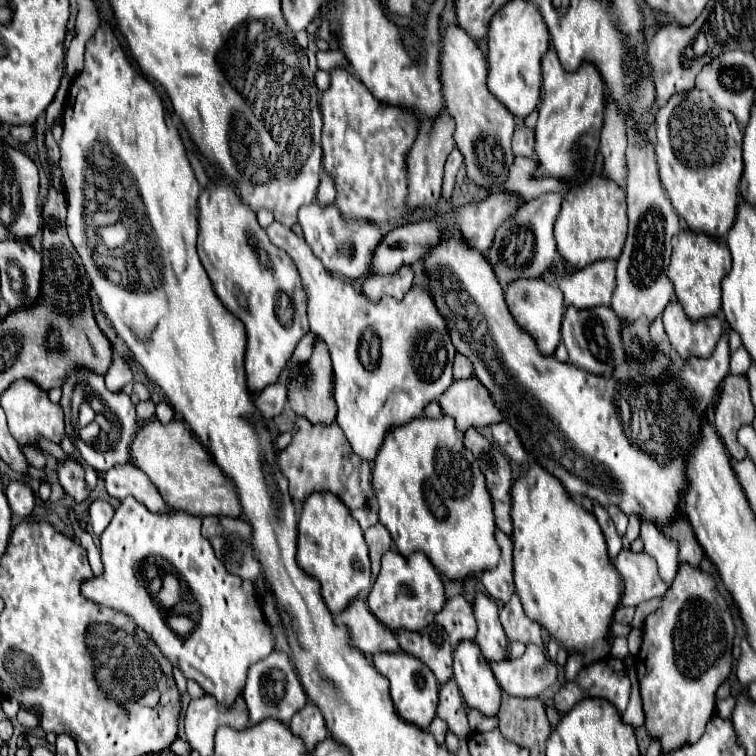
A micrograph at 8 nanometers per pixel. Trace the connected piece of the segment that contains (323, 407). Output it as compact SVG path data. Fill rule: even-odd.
M320 339L314 341L314 349L312 349L312 357L306 363L300 363L298 373L290 379L288 385L288 403L292 407L292 411L300 417L310 419L312 423L324 423L324 425L332 425L336 421L336 407L334 407L334 375L332 375L332 367L330 367L330 355L328 355L328 347L326 343L322 343Z

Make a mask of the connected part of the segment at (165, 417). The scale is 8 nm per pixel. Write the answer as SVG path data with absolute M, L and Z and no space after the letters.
M162 401L162 403L156 407L156 419L162 421L162 423L174 421L174 409L172 409L166 401Z

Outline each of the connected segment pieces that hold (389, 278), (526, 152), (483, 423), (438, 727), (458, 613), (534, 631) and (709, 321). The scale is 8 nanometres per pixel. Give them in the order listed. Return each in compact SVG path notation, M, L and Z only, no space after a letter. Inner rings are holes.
M402 267L392 275L368 275L364 279L362 285L362 295L370 301L370 303L378 303L382 297L394 297L394 299L402 299L406 295L406 291L410 291L412 287L412 269L410 267Z
M520 119L516 121L516 133L514 133L514 139L512 139L512 149L514 149L514 155L520 155L520 157L532 157L534 155L534 129L526 127Z
M474 377L454 381L450 385L450 391L442 395L440 405L444 415L450 415L456 421L456 427L460 431L466 431L470 427L480 429L502 421L502 413L494 405L494 399Z
M436 717L436 719L430 723L428 733L434 735L434 739L436 739L438 745L444 745L444 739L446 739L446 733L448 733L448 725L446 725L446 721L442 721L440 717Z
M462 595L446 601L446 607L436 615L436 623L446 629L452 647L464 639L472 641L478 631L476 619L472 615L472 605Z
M512 595L510 601L500 609L500 621L502 621L504 631L506 631L510 641L518 641L524 645L534 643L540 649L544 649L542 627L526 617L518 595Z
M672 301L664 315L664 329L672 347L682 359L688 357L710 357L720 335L722 323L718 317L706 317L700 321L690 321L678 301Z

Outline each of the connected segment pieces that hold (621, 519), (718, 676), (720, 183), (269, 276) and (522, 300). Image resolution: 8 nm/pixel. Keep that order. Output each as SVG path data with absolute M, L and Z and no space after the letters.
M608 507L608 513L610 513L610 519L612 519L614 525L616 525L616 531L618 531L620 535L624 535L624 533L626 533L626 527L628 527L628 517L626 517L618 507Z
M680 565L678 577L660 609L650 613L642 629L642 647L636 659L640 695L650 737L662 741L662 751L698 741L710 721L718 687L732 673L732 641L736 629L730 605L720 595L710 573Z
M702 91L674 95L656 111L656 155L660 181L672 207L686 219L688 227L722 239L734 223L738 205L738 185L744 169L742 131L730 111L722 111Z
M224 177L212 181L210 189L200 193L200 233L198 233L198 255L200 261L214 285L216 295L226 305L226 309L236 315L248 333L248 347L246 347L246 379L252 393L262 391L266 385L276 383L280 373L286 369L286 363L292 357L298 341L308 333L308 319L306 319L306 295L302 291L300 275L296 267L286 267L286 253L278 249L266 235L266 231L258 225L256 213L242 201L238 191L232 183Z
M516 279L506 289L506 305L522 331L526 331L538 345L542 355L552 355L560 343L560 323L564 317L562 291L544 279Z

